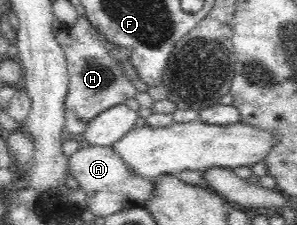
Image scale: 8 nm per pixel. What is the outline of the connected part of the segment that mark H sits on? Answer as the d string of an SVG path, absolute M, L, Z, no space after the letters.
M79 16L75 26L62 28L55 38L64 52L69 73L63 130L66 137L83 134L89 122L98 114L136 96L138 91L120 67L120 63L130 63L132 52L106 41L85 16Z

